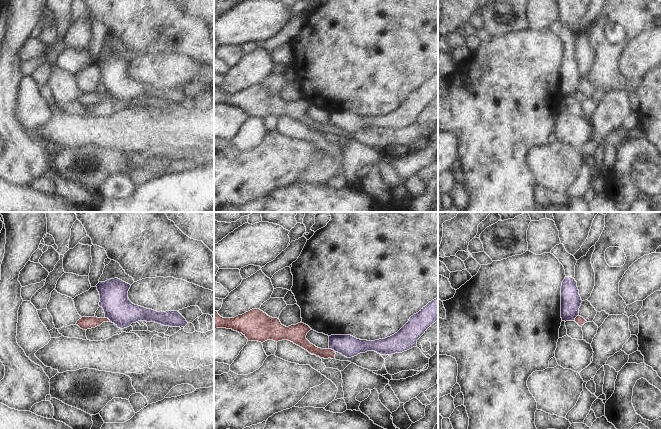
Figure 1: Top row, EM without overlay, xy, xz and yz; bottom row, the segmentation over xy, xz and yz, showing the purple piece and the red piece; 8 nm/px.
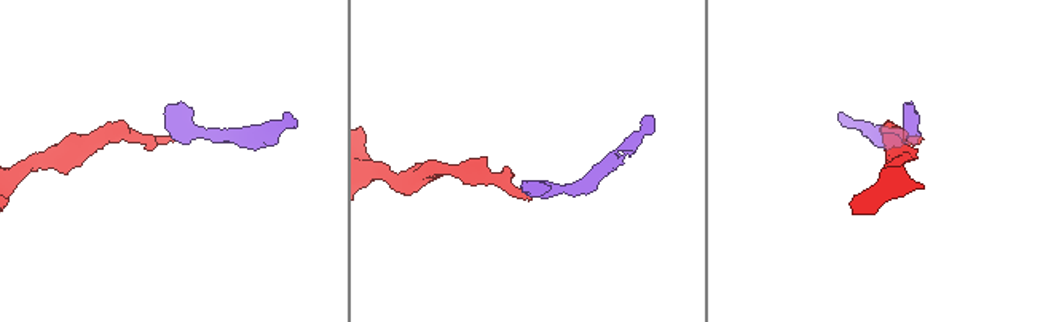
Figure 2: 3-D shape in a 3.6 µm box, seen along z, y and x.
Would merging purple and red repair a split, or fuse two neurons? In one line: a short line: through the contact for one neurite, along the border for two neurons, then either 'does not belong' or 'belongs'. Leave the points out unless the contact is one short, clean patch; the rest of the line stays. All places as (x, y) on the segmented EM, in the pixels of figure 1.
line xy (105, 317), (110, 321); does not belong

